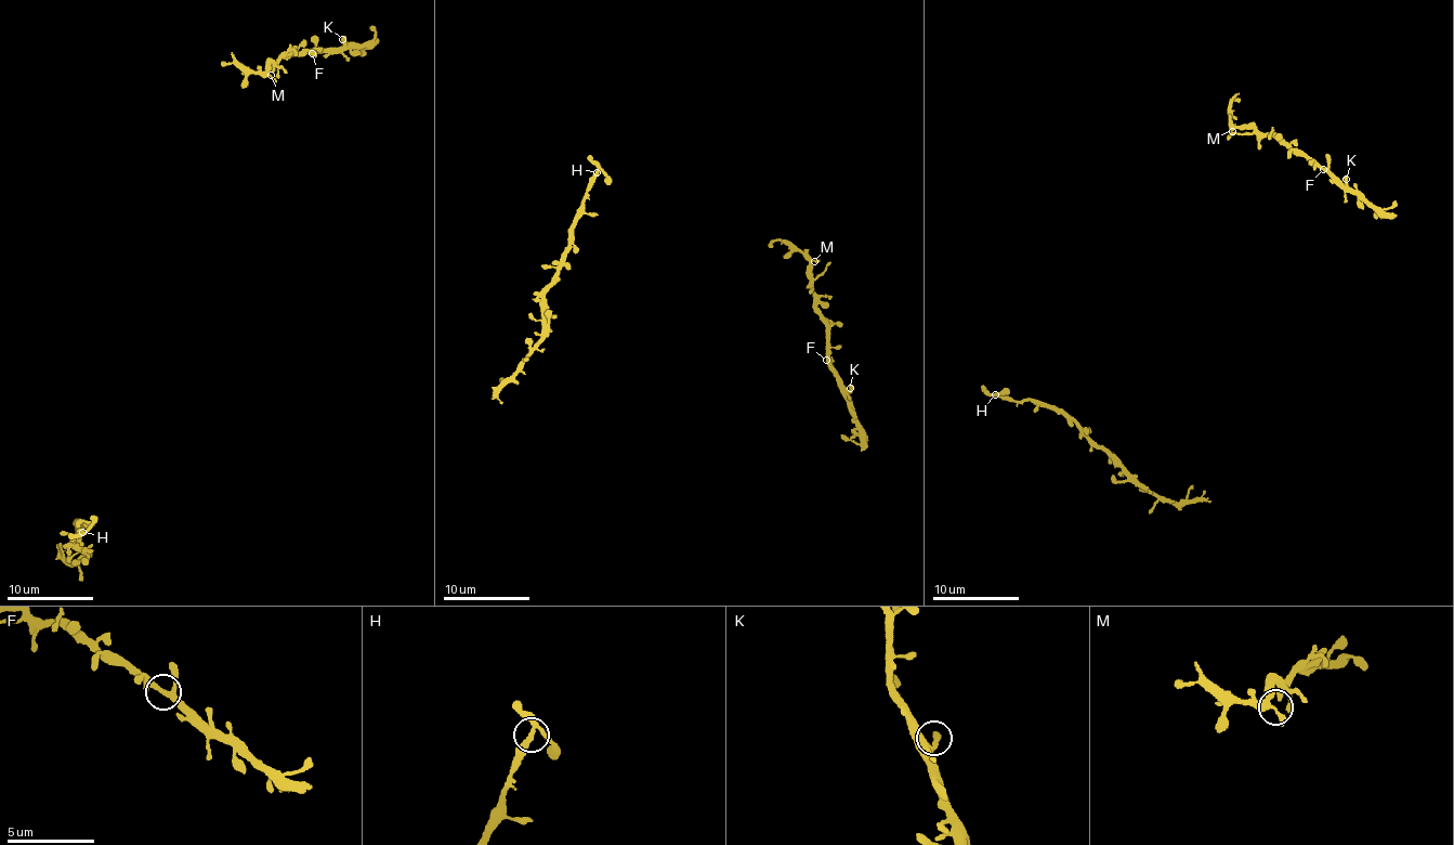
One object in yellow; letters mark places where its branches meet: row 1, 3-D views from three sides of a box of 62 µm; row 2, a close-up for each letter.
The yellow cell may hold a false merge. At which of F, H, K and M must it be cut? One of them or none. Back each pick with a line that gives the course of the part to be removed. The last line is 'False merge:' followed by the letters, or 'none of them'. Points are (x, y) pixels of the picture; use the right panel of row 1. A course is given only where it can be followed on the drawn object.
False merge: none of them

